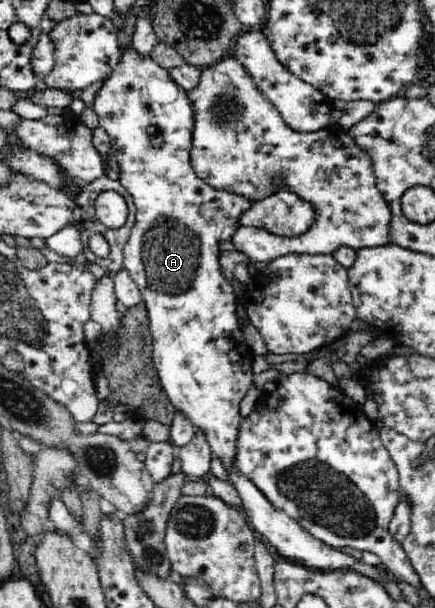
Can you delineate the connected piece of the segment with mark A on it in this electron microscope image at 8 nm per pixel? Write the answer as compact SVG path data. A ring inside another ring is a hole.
M130 42L128 46L121 49L120 60L116 65L116 69L113 70L108 78L104 79L102 87L97 91L93 109L98 115L99 125L107 134L109 134L109 139L111 140L112 149L115 151L123 151L123 153L117 153L115 159L119 163L119 167L123 167L119 171L118 180L121 182L121 185L132 195L133 201L136 205L136 217L135 223L131 229L131 234L128 237L127 243L124 245L123 249L123 267L124 270L129 273L133 278L133 281L138 285L140 292L142 293L142 301L145 302L145 307L147 308L148 313L148 322L150 327L151 335L151 355L153 356L154 369L157 370L158 381L160 382L161 388L165 391L166 397L170 400L170 403L179 411L185 414L189 420L194 423L194 426L203 430L205 432L205 438L209 442L209 448L213 451L213 457L218 458L222 461L227 473L228 481L233 484L233 487L238 491L240 495L241 502L243 502L243 507L240 509L247 518L247 521L251 524L251 527L256 531L258 536L262 538L272 550L281 556L289 557L290 559L296 560L297 563L302 564L303 566L309 566L311 568L322 568L325 570L333 569L353 569L357 573L364 574L365 577L373 578L373 581L385 585L385 581L390 578L390 575L387 573L385 568L382 566L374 567L373 565L363 562L363 560L357 560L347 553L338 551L337 548L331 547L319 540L316 540L309 532L306 532L297 521L291 520L291 517L287 517L285 513L278 511L273 508L273 505L270 505L269 499L265 497L265 494L251 482L247 480L245 476L241 476L241 472L237 472L233 468L233 457L235 450L237 450L237 439L239 434L239 429L243 417L240 413L240 403L243 398L246 396L248 389L252 385L253 377L253 358L254 354L249 349L249 345L245 342L245 337L243 337L243 330L239 325L237 315L237 306L238 301L236 296L233 293L233 286L229 281L223 276L223 269L220 268L220 255L219 255L219 241L230 241L233 233L236 232L236 229L241 226L239 222L239 217L242 213L245 213L248 209L252 208L252 198L246 197L243 194L239 193L229 193L228 191L223 191L215 189L213 186L208 185L208 182L203 181L200 177L197 177L193 167L190 162L190 149L192 146L192 137L194 130L194 121L195 113L192 110L192 102L188 98L187 92L181 86L177 85L176 81L173 81L173 78L170 77L168 70L159 66L157 62L149 56L139 56L137 55L137 50L133 48L133 42Z

